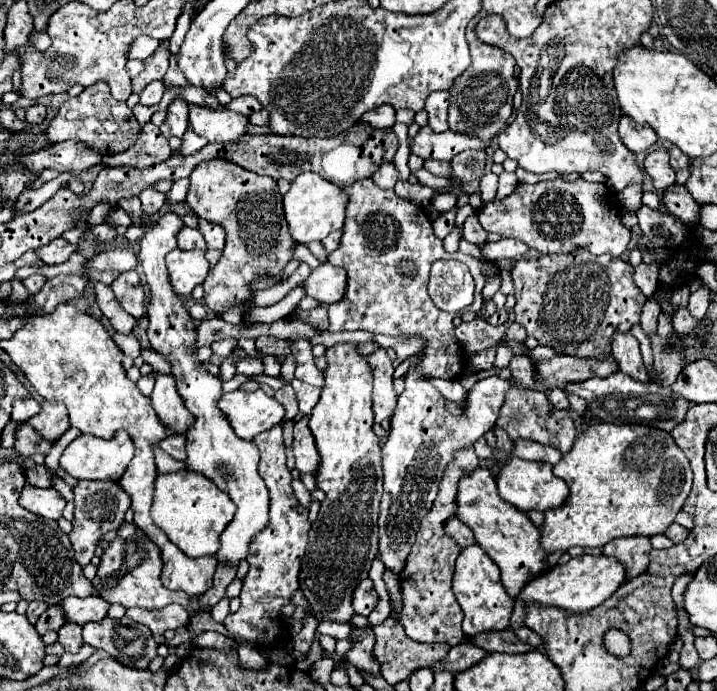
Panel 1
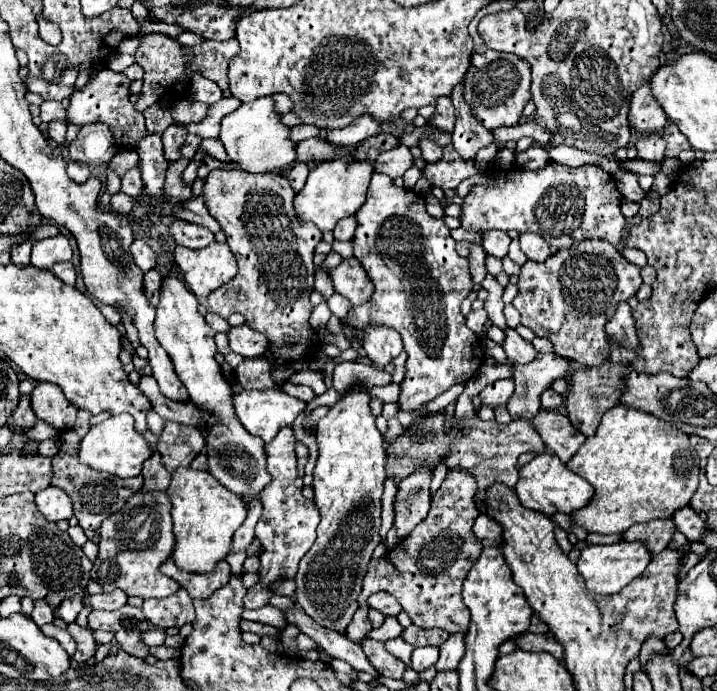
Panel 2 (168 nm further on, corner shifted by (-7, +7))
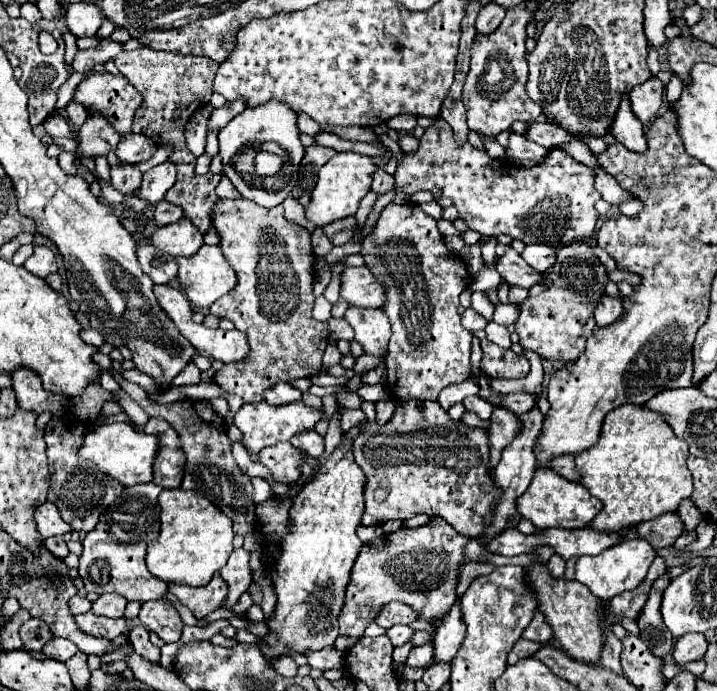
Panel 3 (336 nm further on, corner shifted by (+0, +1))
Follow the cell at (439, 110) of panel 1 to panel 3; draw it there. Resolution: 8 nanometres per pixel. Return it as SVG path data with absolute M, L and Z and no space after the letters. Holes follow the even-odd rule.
M437 117L433 125L427 127L423 137L419 139L419 149L399 159L393 189L405 195L427 190L433 193L434 198L448 197L457 207L459 217L469 225L469 229L479 231L483 237L503 233L521 239L523 243L565 247L571 241L591 237L595 231L599 219L595 211L595 201L601 199L601 195L593 187L593 181L595 181L593 171L587 165L569 157L563 149L549 149L545 161L541 161L531 169L517 167L507 159L491 159L485 151L475 149L469 143L457 145L453 139L453 129L441 117Z

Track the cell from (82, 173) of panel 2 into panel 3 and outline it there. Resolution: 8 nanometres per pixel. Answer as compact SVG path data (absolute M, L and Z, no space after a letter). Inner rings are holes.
M63 151L63 153L59 155L59 165L61 165L67 173L77 173L75 159L77 159L77 155L75 155L75 153L67 153L67 151Z

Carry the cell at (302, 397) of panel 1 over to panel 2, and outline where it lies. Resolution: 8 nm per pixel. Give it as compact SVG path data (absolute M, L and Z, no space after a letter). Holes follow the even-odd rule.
M286 383L284 391L292 397L296 397L296 399L302 399L304 403L310 403L316 397L316 393L308 385L290 385L290 383Z

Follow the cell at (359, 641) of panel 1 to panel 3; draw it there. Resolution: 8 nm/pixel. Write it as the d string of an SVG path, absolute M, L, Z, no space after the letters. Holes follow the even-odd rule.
M433 517L431 525L417 529L401 527L395 533L363 543L351 571L345 605L337 617L339 633L355 639L363 637L365 627L377 619L377 613L389 601L407 603L421 615L421 619L439 623L457 601L457 565L465 557L463 549L467 541L469 539L461 537L451 525L447 525L447 521Z

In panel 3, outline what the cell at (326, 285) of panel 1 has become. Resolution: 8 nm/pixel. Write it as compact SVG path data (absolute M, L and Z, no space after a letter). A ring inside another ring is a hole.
M347 267L341 277L341 297L355 307L383 307L385 287L363 267Z

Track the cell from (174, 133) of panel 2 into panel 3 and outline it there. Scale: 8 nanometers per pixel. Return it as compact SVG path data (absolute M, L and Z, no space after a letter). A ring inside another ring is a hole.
M165 161L143 173L143 181L141 187L137 189L137 197L155 205L165 197L165 193L173 187L173 183L175 183L175 165Z

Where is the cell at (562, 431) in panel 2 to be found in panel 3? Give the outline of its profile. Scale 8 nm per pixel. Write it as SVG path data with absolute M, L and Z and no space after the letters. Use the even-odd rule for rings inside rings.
M573 455L555 457L555 459L553 459L553 471L559 473L561 477L573 481L573 483L579 483L579 481L581 481L581 473L579 473L577 467L575 467L575 457L573 457Z

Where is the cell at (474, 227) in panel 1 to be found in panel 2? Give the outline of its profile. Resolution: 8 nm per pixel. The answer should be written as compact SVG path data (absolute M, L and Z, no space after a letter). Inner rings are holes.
M484 231L482 233L482 245L484 245L484 251L488 255L494 255L498 259L506 257L508 253L508 245L510 245L510 237L506 231Z

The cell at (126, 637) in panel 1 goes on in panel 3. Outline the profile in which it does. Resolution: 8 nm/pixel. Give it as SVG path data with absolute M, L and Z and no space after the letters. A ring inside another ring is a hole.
M87 611L83 615L75 615L75 621L81 627L81 631L95 635L95 637L105 637L109 641L113 641L121 633L127 633L125 619L109 619L103 615L95 615L93 611Z

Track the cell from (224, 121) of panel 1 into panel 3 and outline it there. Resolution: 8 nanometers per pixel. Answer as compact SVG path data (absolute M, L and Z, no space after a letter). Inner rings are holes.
M269 101L257 107L247 107L219 131L219 155L225 165L223 173L241 193L241 197L267 209L277 207L285 201L297 183L299 163L305 155L305 147L299 135L297 113L293 113L293 109L289 109L289 105L283 101ZM263 143L277 145L261 147Z

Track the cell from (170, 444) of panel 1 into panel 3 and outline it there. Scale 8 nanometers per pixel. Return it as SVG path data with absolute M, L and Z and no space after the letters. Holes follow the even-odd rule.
M151 417L145 427L145 433L157 435L161 439L161 449L157 453L157 461L153 465L153 483L161 485L163 489L177 489L181 487L183 479L183 451L179 449L179 437L175 429L165 421Z

